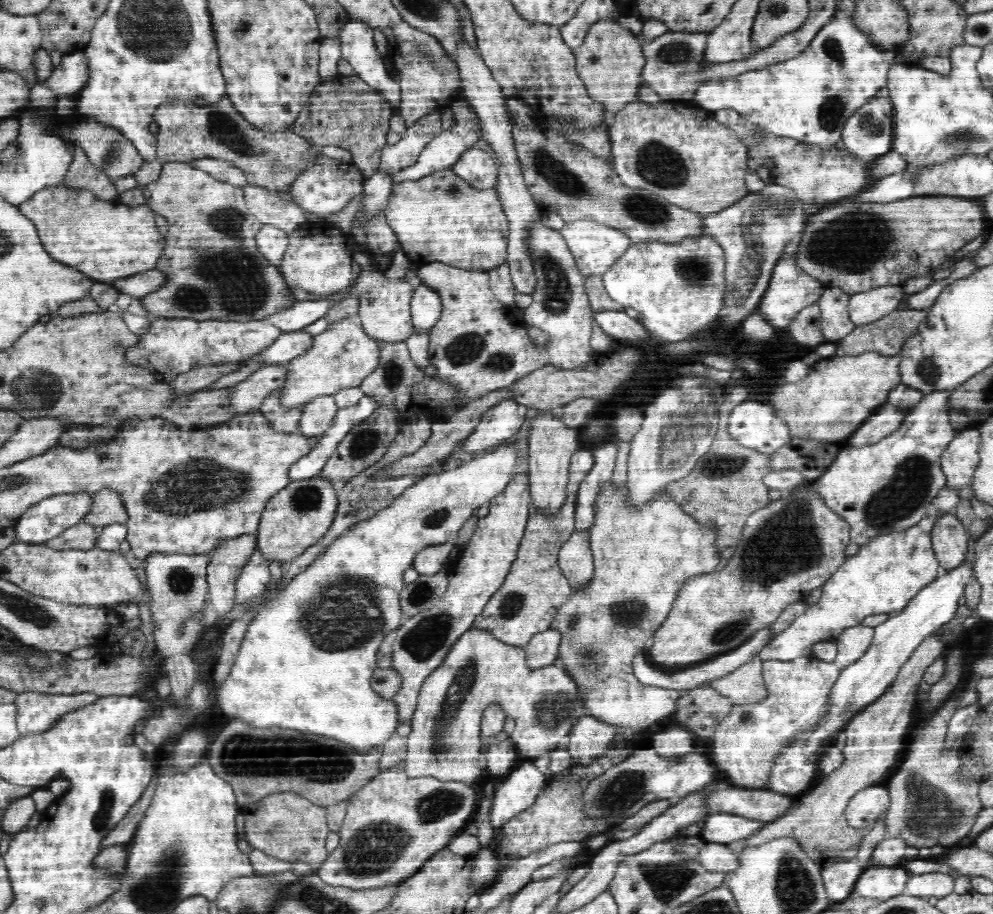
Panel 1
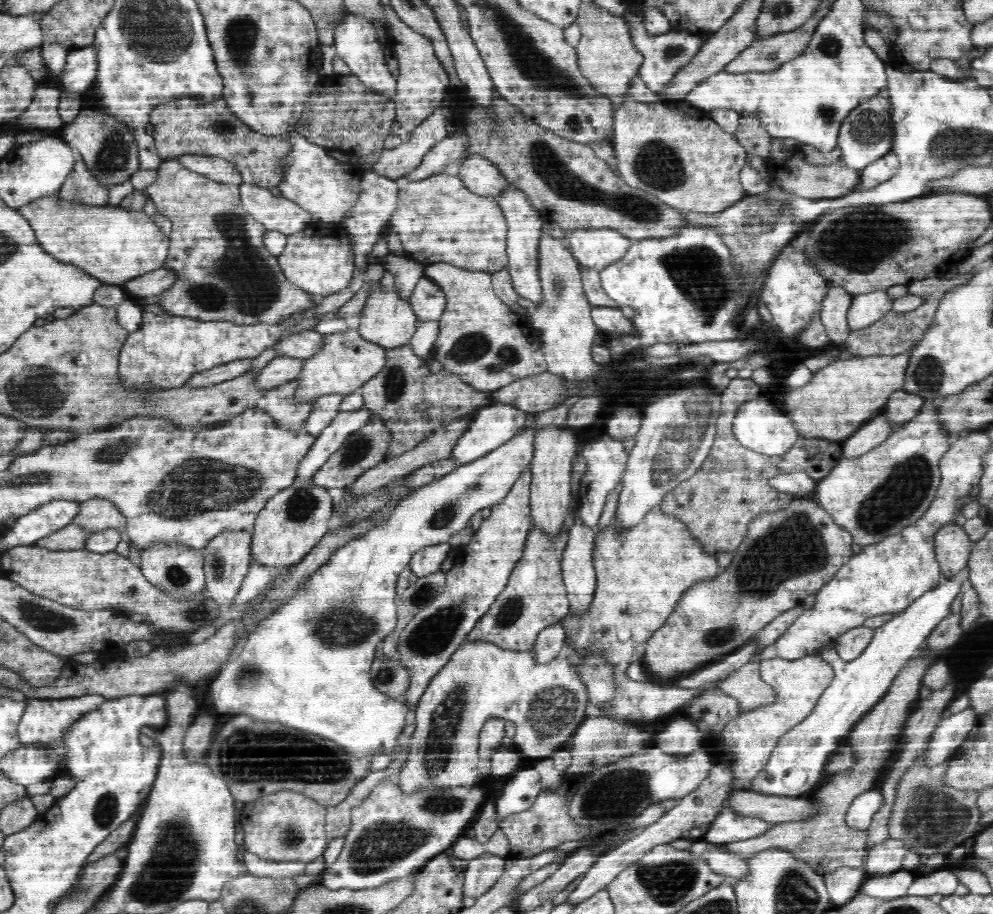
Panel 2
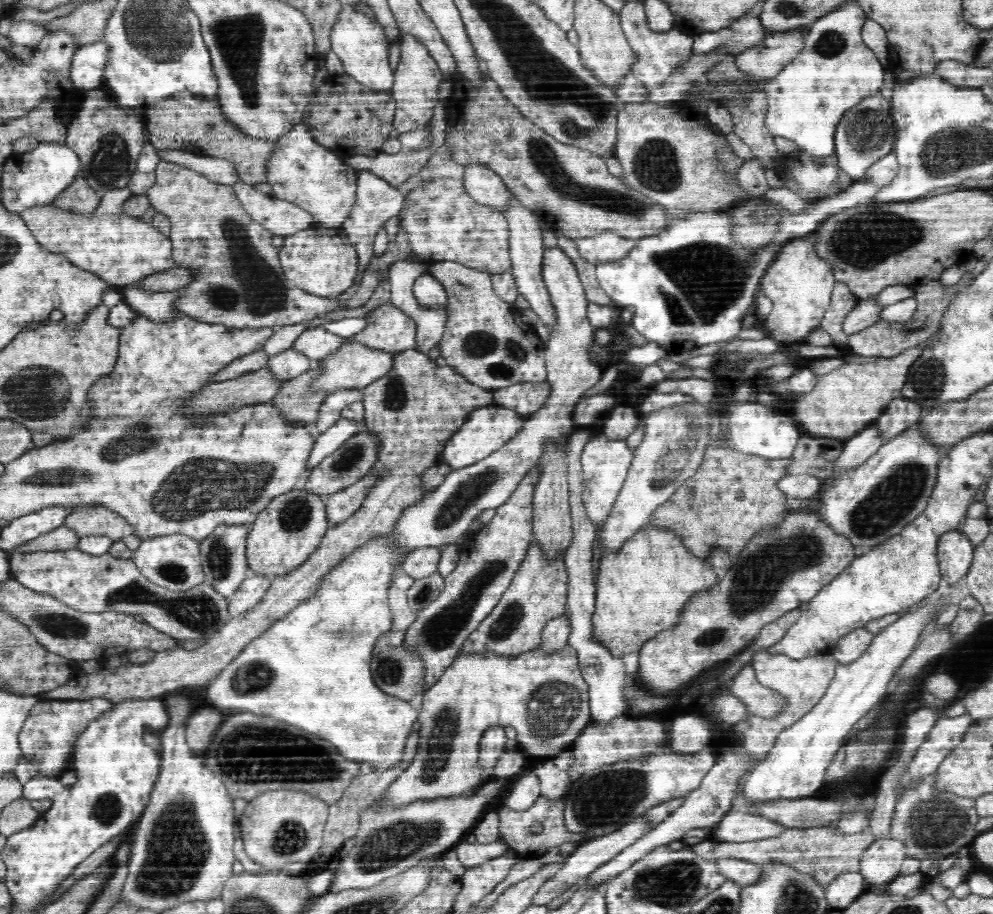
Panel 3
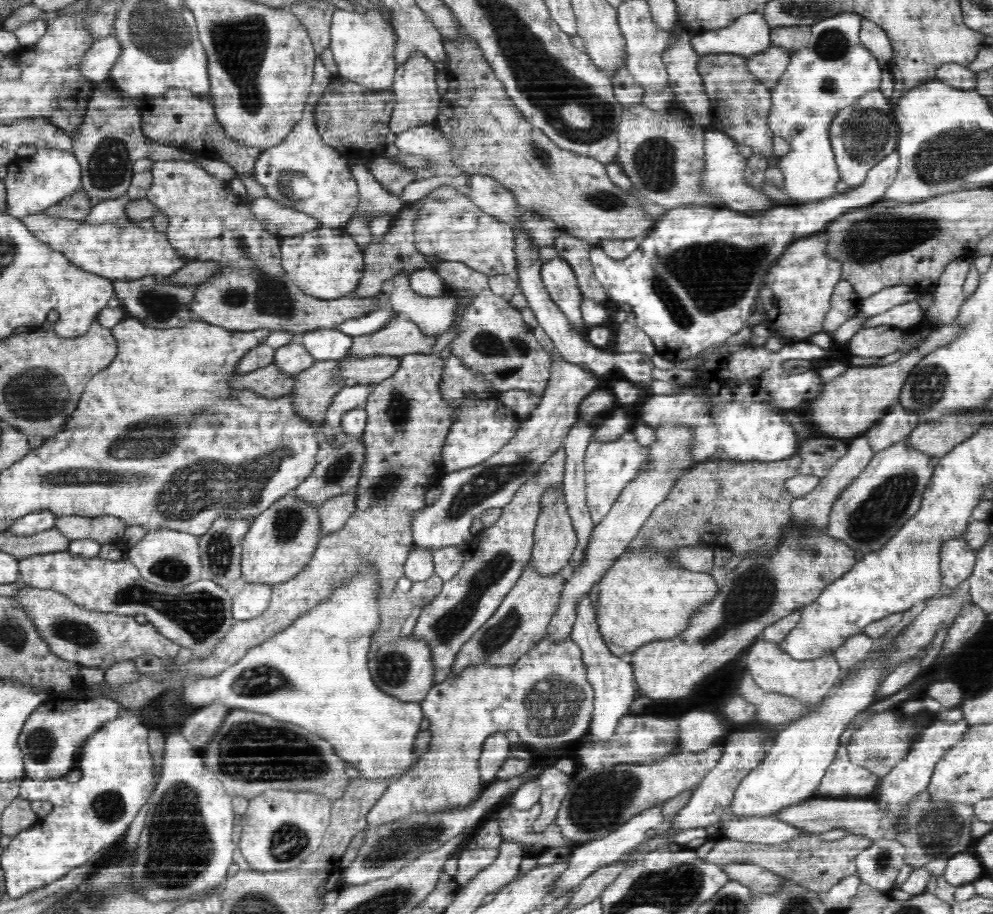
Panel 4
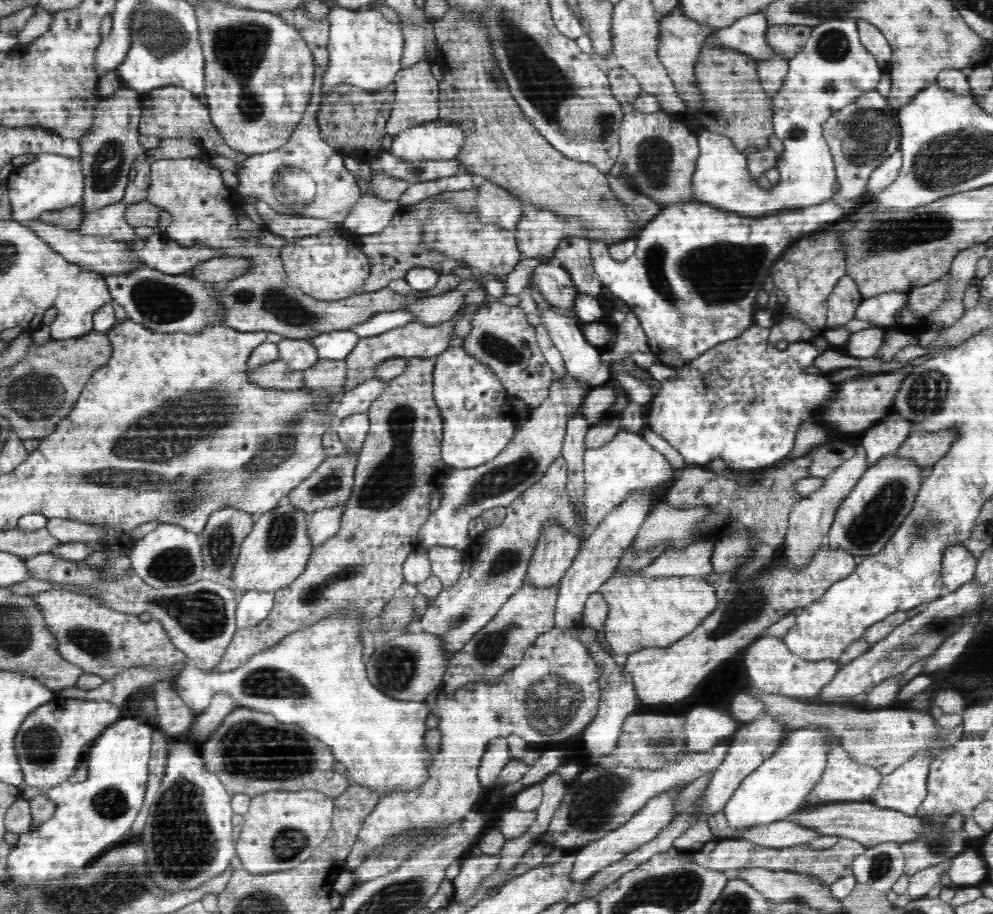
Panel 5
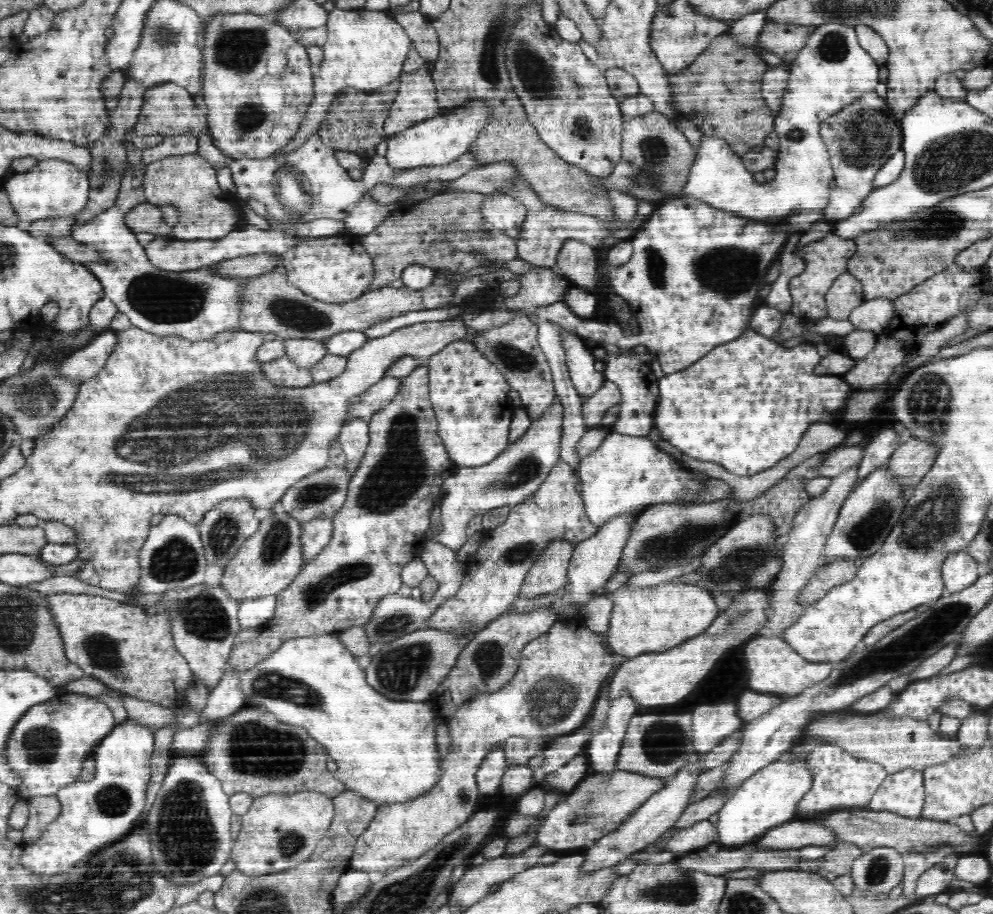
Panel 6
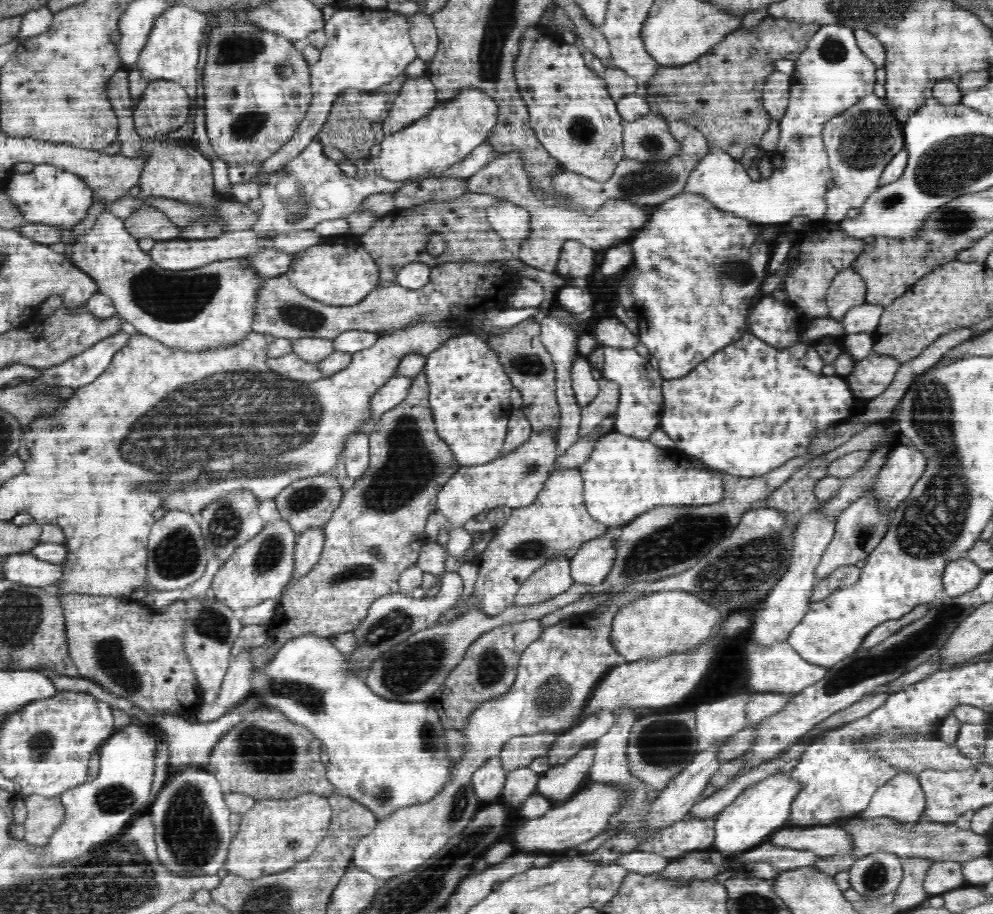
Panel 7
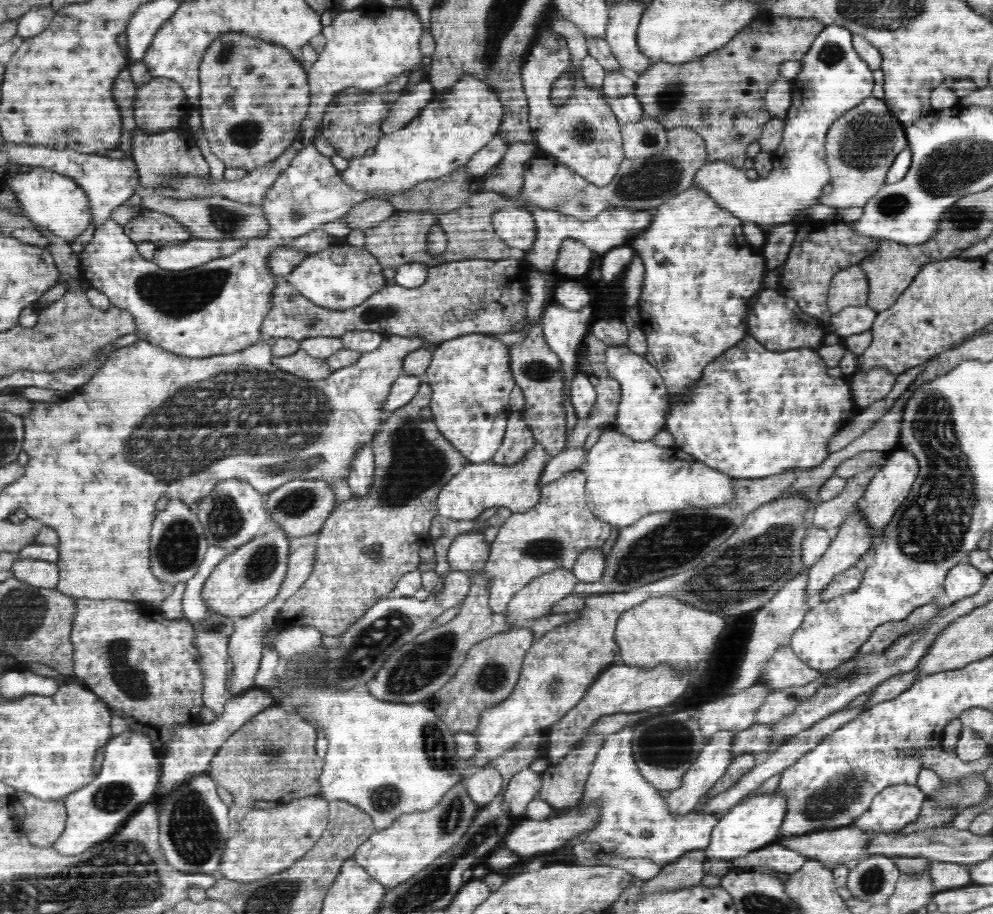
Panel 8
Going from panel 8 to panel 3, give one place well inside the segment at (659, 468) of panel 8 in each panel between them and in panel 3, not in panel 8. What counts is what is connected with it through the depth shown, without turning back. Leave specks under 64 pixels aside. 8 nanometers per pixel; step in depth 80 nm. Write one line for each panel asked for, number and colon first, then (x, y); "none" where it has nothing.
3: (605, 463)
4: (610, 465)
5: (627, 462)
6: (625, 473)
7: (624, 476)

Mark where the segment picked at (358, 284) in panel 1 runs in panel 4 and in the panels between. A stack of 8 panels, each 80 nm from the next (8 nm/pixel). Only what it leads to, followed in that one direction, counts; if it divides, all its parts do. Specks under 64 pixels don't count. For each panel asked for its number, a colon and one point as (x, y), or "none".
2: (387, 320)
3: (390, 329)
4: (401, 336)

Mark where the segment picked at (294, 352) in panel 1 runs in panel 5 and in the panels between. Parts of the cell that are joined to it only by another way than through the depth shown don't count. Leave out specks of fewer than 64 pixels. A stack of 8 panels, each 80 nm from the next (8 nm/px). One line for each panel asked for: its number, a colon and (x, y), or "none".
2: (304, 344)
3: (315, 343)
4: (325, 344)
5: (337, 345)

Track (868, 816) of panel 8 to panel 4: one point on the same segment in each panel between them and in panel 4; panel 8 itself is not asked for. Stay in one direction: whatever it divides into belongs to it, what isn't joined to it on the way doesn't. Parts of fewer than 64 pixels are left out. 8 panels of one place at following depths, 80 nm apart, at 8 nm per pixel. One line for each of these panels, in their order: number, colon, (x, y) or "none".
4: (912, 775)
5: (904, 790)
6: (903, 792)
7: (902, 798)

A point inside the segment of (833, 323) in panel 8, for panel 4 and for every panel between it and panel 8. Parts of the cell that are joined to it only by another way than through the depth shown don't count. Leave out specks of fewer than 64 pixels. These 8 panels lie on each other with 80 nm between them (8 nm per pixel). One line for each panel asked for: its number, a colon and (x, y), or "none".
4: (882, 301)
5: (879, 310)
6: (873, 315)
7: (865, 318)

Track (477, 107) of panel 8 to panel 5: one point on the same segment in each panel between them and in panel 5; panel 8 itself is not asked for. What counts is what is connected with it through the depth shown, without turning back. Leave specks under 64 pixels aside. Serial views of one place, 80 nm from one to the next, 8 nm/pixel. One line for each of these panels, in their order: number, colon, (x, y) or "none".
5: (438, 141)
6: (442, 139)
7: (451, 131)

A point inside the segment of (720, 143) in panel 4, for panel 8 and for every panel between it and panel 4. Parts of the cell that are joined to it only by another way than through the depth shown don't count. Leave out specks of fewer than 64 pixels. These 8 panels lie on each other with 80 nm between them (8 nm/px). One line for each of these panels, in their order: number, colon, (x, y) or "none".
5: (833, 69)
6: (832, 70)
7: (832, 74)
8: (833, 79)

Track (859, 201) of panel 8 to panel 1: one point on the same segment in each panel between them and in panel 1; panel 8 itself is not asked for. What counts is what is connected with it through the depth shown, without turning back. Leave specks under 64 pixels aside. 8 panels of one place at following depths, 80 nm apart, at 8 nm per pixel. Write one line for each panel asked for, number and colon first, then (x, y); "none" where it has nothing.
1: (869, 133)
2: (867, 133)
3: (866, 133)
4: (862, 135)
5: (861, 136)
6: (860, 138)
7: (860, 142)

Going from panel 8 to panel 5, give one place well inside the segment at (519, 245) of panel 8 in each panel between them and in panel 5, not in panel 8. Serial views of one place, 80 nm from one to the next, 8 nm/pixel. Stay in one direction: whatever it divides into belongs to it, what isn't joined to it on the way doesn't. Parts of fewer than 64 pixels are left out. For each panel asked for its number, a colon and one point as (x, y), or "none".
5: (495, 204)
6: (501, 212)
7: (511, 222)

